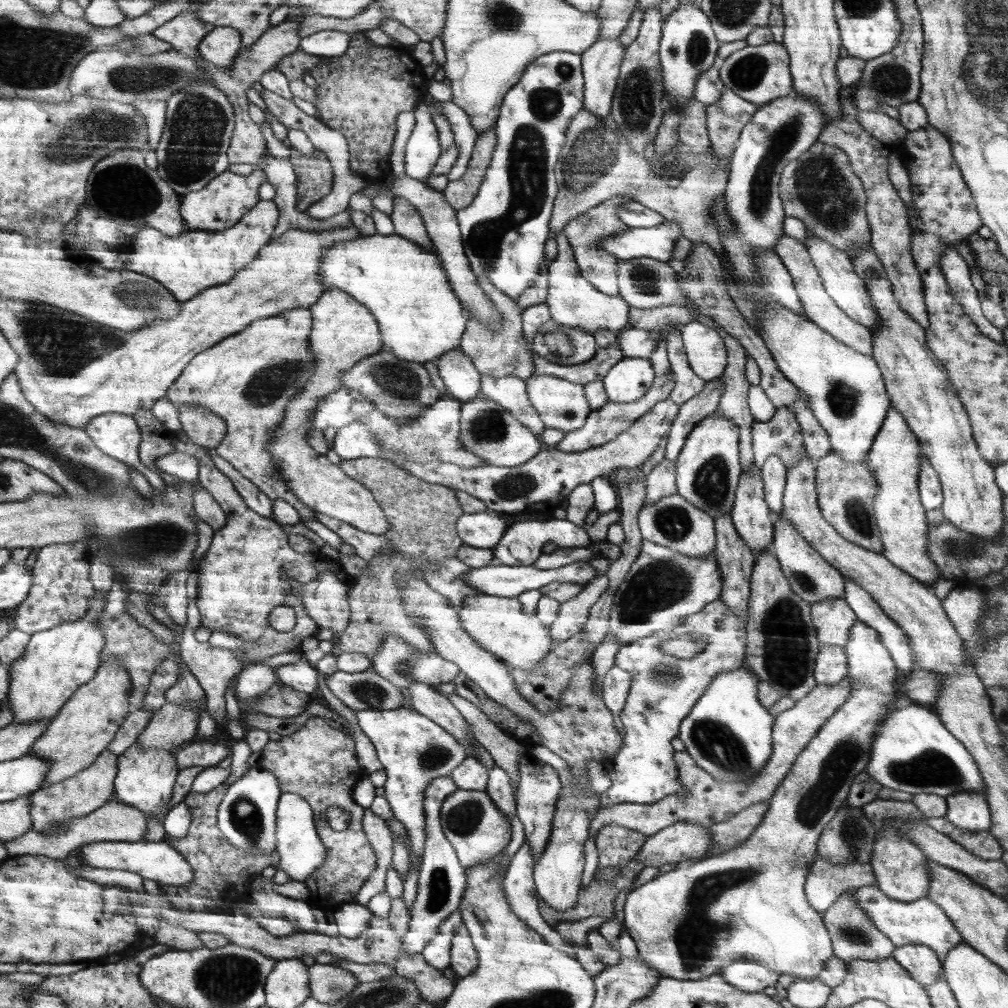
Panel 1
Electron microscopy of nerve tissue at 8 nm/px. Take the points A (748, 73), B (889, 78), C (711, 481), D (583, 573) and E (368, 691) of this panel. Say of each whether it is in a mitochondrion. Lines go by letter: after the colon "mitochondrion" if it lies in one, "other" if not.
A: mitochondrion
B: mitochondrion
C: mitochondrion
D: other
E: mitochondrion

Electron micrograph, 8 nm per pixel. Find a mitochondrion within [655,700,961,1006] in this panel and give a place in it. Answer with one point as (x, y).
(696, 935)

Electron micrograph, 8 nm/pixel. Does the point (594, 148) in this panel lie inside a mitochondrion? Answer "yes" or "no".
yes

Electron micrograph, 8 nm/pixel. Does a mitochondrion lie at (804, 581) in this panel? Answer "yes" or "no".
yes

